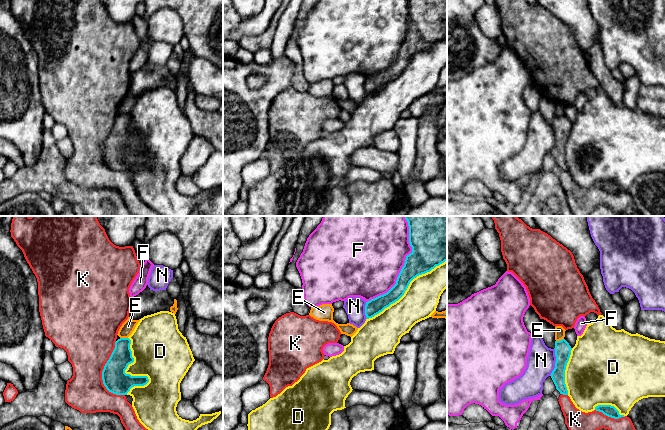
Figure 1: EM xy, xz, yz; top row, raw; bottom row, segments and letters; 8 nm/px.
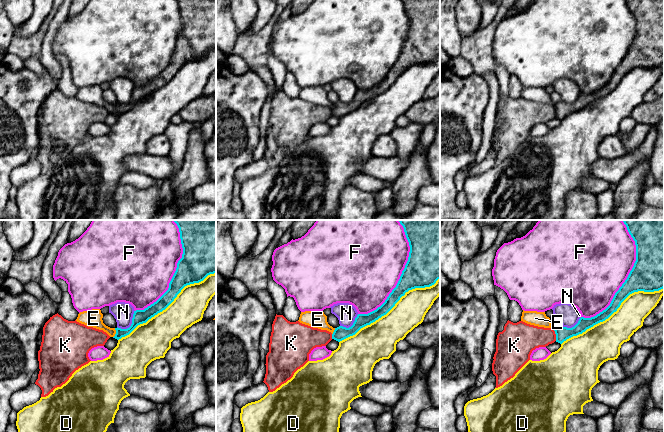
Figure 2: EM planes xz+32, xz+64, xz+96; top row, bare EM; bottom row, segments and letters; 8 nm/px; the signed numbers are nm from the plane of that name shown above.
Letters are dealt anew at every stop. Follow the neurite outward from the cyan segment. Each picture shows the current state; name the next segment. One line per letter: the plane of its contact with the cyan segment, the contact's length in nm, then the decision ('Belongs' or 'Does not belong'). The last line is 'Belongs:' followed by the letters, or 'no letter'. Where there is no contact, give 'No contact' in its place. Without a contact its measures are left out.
D: Touches cyan in xy. Shared border 460 nm. Does not belong
E: Touches cyan in xy. Shared border 60 nm. Does not belong
F: Touches cyan in xz. Shared border 700 nm. Does not belong
K: Touches cyan in xy. Shared border 440 nm. Does not belong
N: Touches cyan in yz. Shared border 220 nm. Does not belong
Belongs: no letter

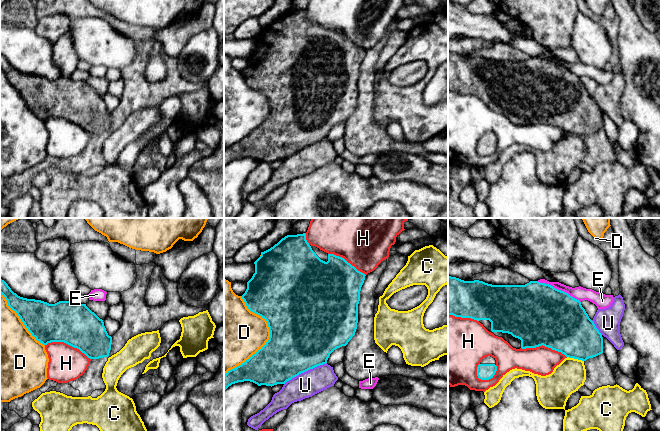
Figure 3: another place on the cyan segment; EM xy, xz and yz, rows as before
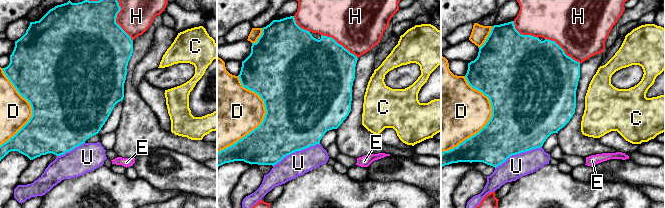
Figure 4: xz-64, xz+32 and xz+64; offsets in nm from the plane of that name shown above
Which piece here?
C: Touches cyan in yz. Shared border 140 nm. Does not belong
D: Touches cyan in xz. Shared border 650 nm. Does not belong
E: Touches cyan in yz. Shared border 400 nm. Does not belong
H: Touches cyan in xy. Shared border 380 nm. Does not belong
U: Touches cyan in xz. Shared border 380 nm. Belongs
Belongs: U

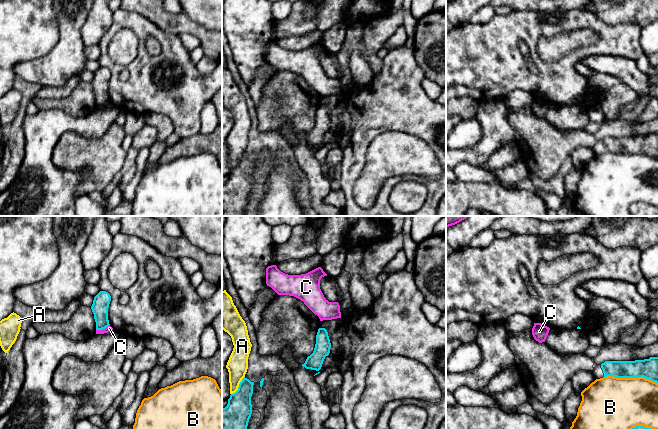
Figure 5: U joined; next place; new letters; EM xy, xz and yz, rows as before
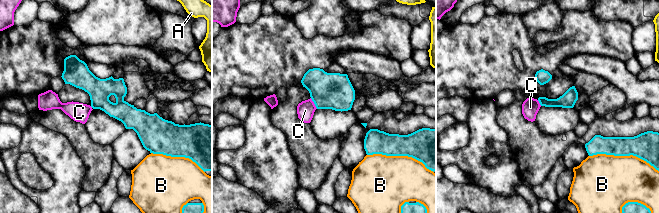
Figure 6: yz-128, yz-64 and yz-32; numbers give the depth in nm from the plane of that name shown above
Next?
A: Touches cyan in xz. Shared border 190 nm. Does not belong
B: Touches cyan in yz. Shared border 440 nm. Does not belong
C: Touches cyan in xy. Shared border 120 nm. Does not belong
Belongs: no letter

